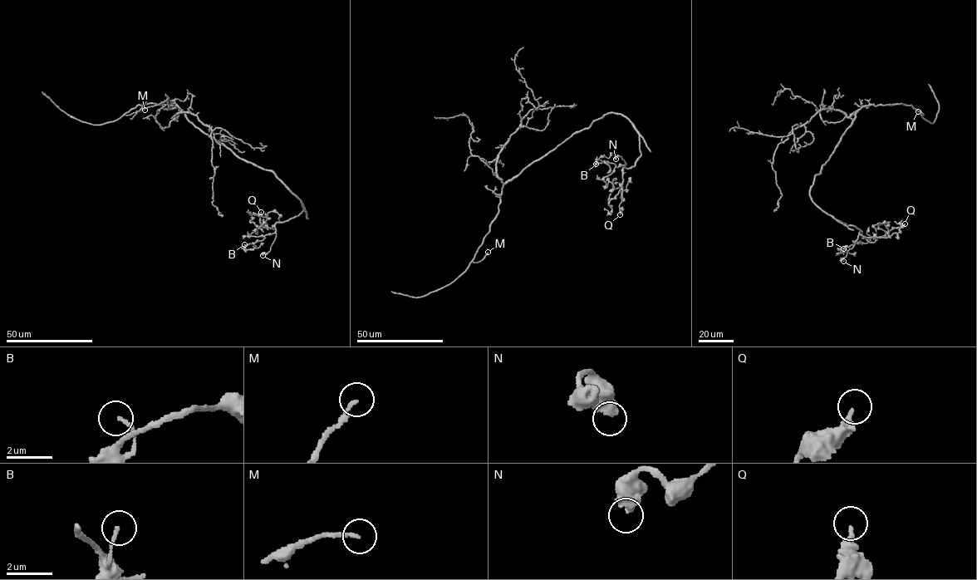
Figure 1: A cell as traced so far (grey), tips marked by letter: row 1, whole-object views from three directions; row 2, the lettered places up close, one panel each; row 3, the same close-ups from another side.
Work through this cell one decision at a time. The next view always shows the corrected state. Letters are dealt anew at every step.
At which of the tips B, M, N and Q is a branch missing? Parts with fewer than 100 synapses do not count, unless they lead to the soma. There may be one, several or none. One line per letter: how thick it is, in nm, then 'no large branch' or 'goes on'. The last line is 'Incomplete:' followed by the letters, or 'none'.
B: 140 nm | no large branch
M: 150 nm | no large branch
N: 480 nm | no large branch
Q: 240 nm | no large branch
Incomplete: none

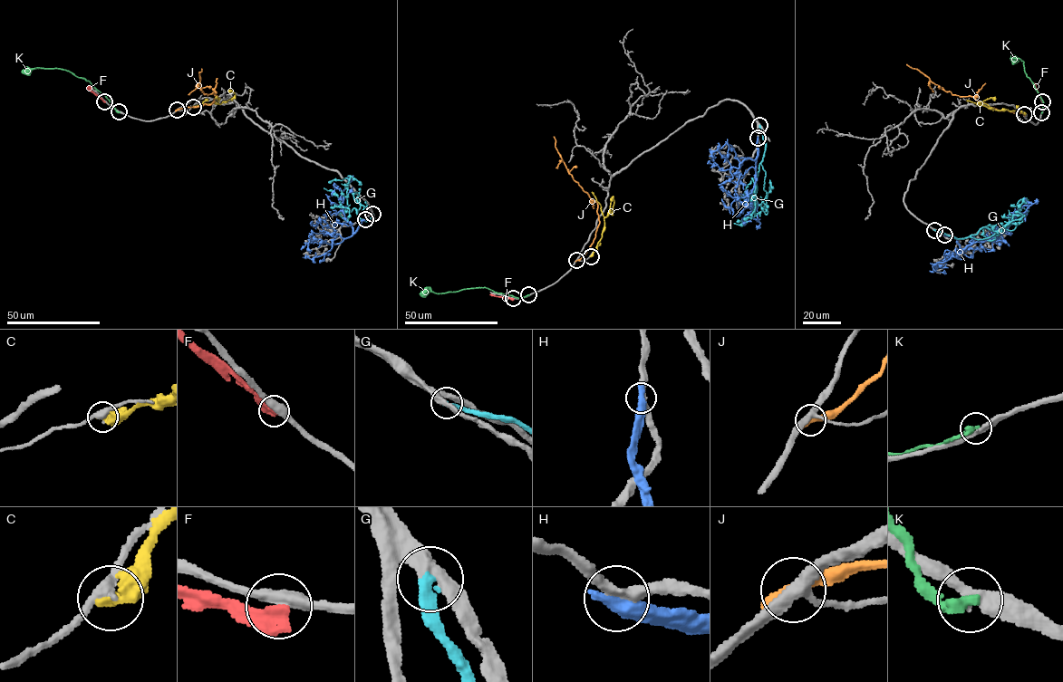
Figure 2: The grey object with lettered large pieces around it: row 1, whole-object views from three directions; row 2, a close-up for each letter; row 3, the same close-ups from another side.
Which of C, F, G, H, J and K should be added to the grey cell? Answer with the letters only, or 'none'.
G

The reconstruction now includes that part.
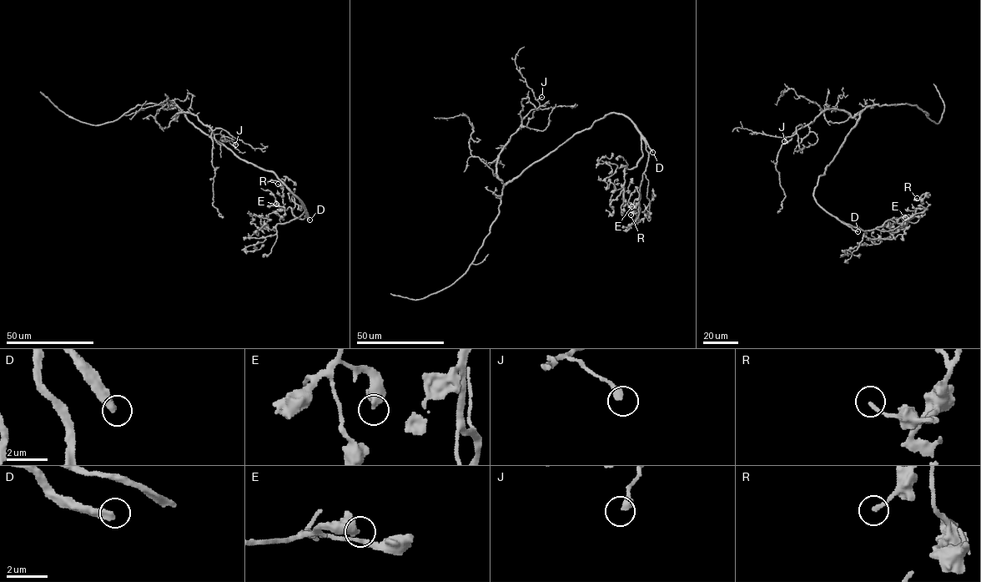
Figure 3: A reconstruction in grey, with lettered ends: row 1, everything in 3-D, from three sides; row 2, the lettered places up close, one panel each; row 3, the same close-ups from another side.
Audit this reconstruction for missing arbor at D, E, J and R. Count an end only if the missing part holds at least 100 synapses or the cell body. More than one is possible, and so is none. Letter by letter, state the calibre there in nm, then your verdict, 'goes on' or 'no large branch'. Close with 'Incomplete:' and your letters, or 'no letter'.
D: calibre 380 nm; goes on
E: calibre 340 nm; no large branch
J: calibre 360 nm; no large branch
R: calibre 190 nm; no large branch
Incomplete: D

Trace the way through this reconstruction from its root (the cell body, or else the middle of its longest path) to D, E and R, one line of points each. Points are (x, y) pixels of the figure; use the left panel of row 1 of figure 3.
D: (229, 149), (239, 158), (275, 174), (303, 204), (309, 220)
E: (229, 149), (275, 174), (305, 217), (289, 207), (276, 211), (283, 220), (284, 208), (276, 204)
R: (229, 149), (275, 174), (304, 205), (304, 218), (296, 217), (290, 207), (283, 209), (283, 184), (278, 184)

